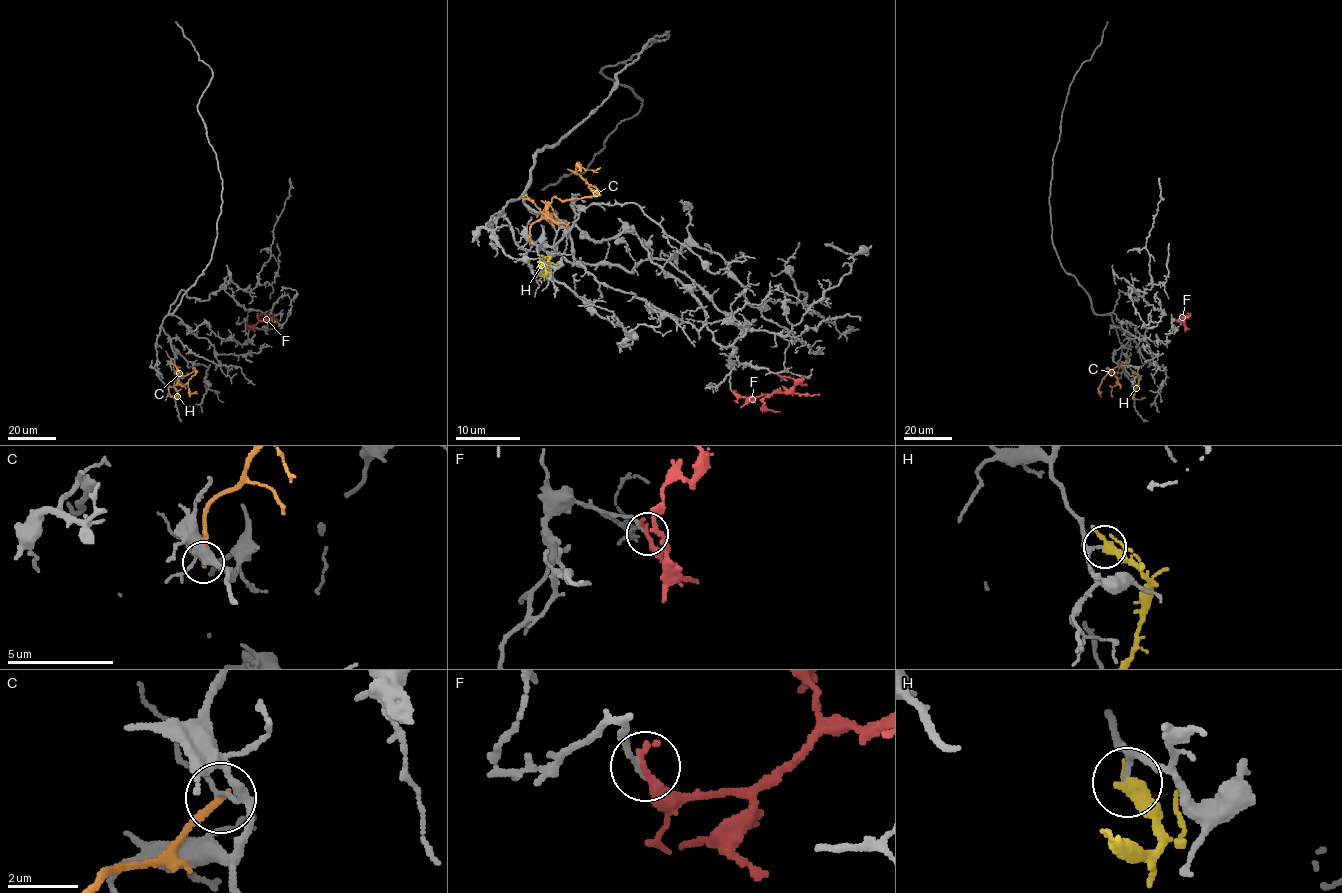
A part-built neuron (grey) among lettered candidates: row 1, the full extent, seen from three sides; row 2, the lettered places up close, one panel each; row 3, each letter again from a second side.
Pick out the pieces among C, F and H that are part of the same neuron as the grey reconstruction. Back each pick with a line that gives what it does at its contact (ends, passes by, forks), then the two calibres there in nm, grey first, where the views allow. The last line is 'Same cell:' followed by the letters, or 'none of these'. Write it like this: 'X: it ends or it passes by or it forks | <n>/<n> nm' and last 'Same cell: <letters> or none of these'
Same cell: none of these

